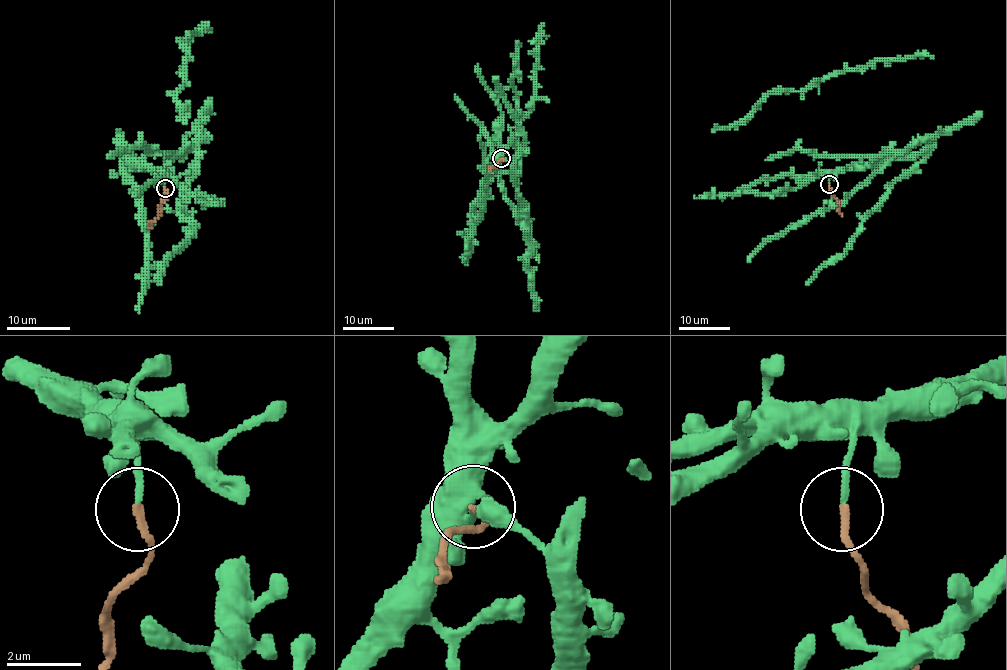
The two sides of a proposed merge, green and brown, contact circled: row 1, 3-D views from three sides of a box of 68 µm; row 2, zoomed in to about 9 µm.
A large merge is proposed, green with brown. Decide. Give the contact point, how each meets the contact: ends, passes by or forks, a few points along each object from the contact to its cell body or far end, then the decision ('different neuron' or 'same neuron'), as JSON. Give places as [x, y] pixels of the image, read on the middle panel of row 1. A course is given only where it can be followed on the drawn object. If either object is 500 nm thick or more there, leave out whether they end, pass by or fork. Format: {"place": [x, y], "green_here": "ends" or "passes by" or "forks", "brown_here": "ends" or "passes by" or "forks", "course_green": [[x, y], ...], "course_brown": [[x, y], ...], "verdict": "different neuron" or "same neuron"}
{"place": [501, 158], "green_here": "ends", "brown_here": "ends", "course_green": [[501, 159], [501, 148], [494, 145], [501, 192], [524, 223], [525, 202], [515, 184], [524, 133], [497, 76]], "course_brown": [[501, 159], [496, 168], [489, 171]], "verdict": "different neuron"}

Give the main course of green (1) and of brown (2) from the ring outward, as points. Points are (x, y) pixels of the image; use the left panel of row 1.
1: (165, 187), (155, 153), (193, 151), (195, 175), (182, 192), (193, 231), (160, 282)
2: (165, 189), (167, 197), (160, 205), (159, 216), (149, 227)

